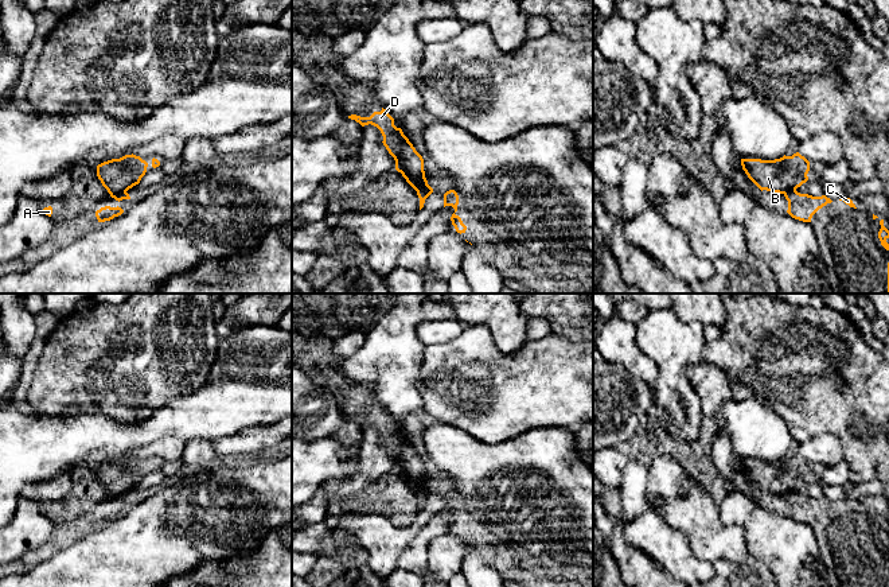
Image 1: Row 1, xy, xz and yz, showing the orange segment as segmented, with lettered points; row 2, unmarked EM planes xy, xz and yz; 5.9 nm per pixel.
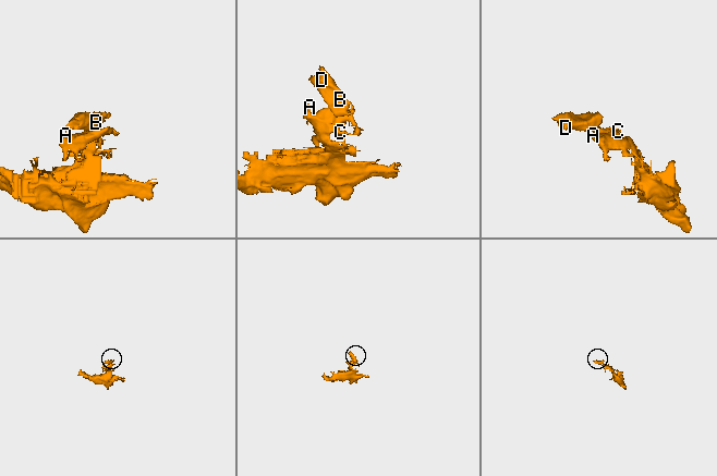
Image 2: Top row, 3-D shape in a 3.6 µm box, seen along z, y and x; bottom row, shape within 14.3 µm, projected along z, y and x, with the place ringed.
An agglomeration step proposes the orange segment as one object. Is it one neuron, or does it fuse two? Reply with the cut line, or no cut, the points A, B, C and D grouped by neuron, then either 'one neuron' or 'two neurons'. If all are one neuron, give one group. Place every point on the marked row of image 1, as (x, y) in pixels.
cut in yz along (795, 189), (784, 194); A C / B D; two neurons

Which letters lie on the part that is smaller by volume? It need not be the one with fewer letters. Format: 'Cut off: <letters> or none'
Cut off: B, D

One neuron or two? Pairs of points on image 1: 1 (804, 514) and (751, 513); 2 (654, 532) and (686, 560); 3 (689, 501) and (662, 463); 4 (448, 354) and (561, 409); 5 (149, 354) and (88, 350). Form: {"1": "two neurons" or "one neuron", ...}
{"1": "two neurons", "2": "one neuron", "3": "one neuron", "4": "one neuron", "5": "one neuron"}

